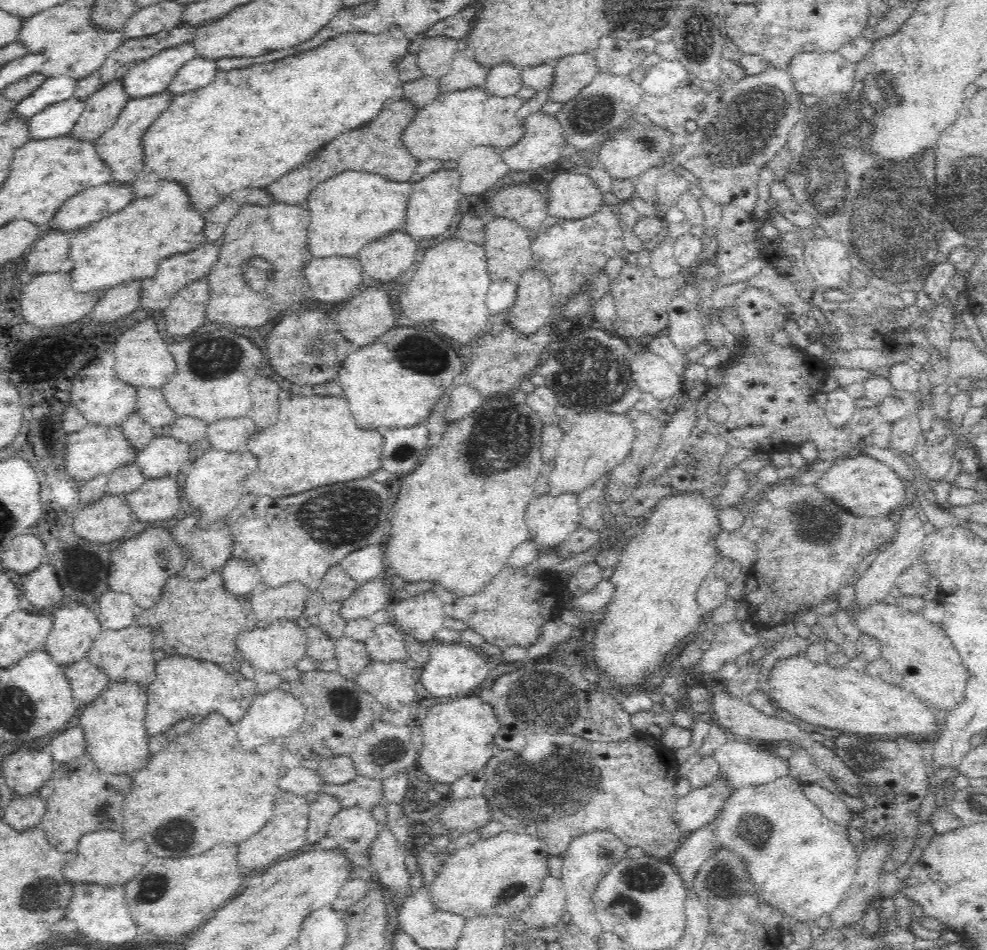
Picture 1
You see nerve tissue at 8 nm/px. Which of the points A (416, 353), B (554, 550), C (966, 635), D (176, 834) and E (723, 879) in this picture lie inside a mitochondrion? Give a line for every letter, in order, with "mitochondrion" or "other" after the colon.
A: mitochondrion
B: other
C: other
D: mitochondrion
E: mitochondrion

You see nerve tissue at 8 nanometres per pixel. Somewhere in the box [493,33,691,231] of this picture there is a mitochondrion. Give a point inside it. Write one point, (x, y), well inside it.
(598, 105)

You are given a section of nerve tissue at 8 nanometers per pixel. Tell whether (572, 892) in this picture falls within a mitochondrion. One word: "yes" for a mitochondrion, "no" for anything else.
no

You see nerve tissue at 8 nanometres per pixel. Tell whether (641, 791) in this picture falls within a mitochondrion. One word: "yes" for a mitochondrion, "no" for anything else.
no

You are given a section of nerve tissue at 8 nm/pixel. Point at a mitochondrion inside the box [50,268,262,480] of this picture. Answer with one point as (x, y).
(212, 358)

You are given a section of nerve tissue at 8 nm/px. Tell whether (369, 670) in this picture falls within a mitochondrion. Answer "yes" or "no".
no

